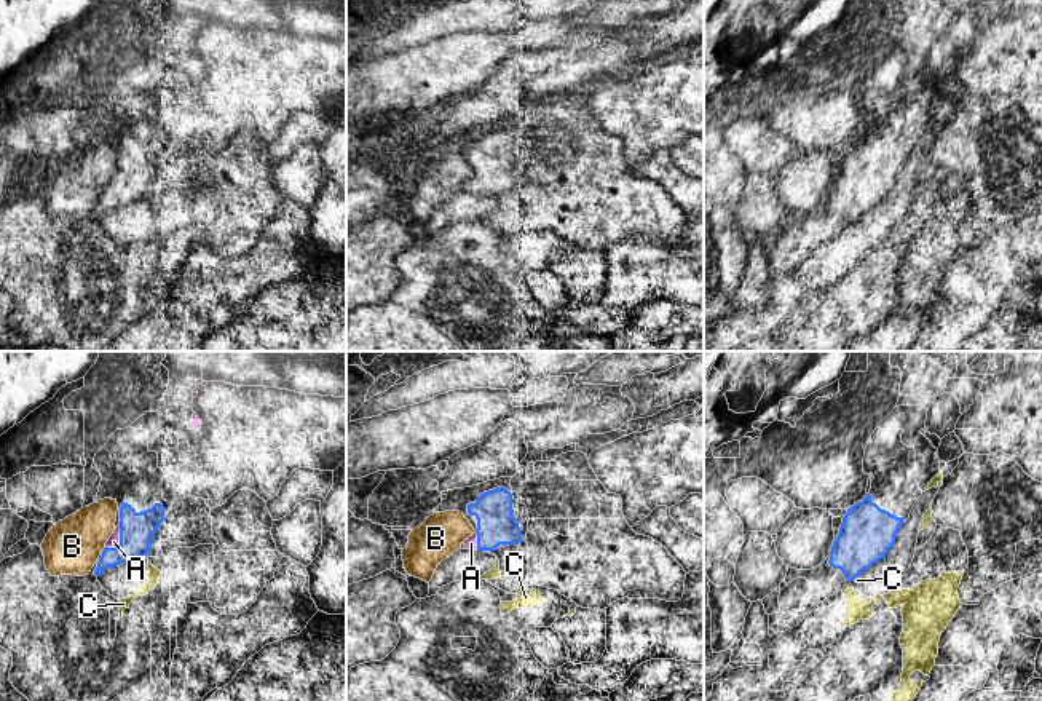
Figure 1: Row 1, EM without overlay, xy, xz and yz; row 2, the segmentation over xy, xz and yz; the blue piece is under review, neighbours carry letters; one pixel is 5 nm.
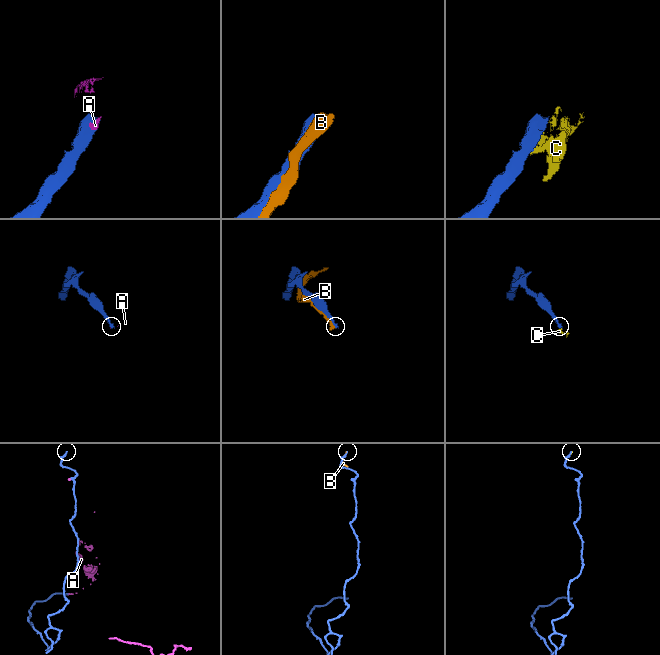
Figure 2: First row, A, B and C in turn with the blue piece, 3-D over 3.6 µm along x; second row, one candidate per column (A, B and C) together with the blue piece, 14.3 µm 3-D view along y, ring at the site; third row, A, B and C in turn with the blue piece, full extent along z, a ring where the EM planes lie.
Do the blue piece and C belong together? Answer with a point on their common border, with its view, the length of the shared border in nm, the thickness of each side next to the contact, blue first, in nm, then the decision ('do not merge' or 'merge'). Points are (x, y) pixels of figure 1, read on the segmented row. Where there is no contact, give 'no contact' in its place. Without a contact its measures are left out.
yz (856, 577) | 50 nm | 280/30 nm | do not merge

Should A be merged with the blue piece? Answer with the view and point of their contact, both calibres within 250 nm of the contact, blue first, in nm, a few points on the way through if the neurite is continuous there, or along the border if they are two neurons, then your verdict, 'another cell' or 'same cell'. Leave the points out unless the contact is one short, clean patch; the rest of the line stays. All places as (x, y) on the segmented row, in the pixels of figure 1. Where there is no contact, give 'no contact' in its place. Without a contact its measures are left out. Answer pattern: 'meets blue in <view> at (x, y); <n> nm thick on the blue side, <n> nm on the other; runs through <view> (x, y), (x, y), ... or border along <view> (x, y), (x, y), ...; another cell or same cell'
meets blue in xy at (120, 542); 180 nm thick on the blue side, 60 nm on the other; same cell

